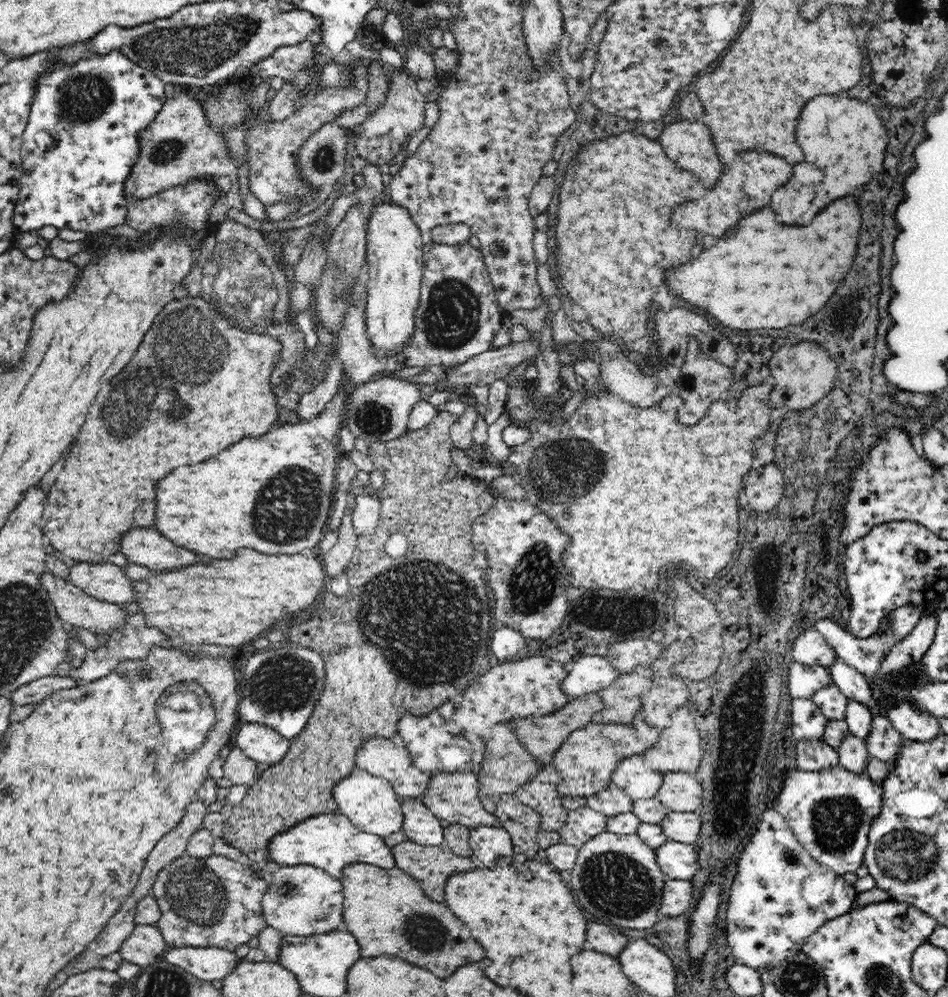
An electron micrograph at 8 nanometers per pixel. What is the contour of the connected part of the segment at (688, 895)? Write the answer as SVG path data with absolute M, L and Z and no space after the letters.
M665 880L661 885L661 902L659 912L661 916L682 916L694 902L692 883L685 880Z

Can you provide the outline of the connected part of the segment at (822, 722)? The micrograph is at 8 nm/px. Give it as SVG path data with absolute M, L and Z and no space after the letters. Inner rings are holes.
M811 699L792 700L792 732L796 740L823 738L827 719Z

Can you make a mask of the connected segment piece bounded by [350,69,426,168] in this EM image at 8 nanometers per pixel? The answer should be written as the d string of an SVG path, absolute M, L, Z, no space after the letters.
M406 69L400 74L394 74L386 96L386 104L362 126L354 127L350 131L359 156L366 158L373 165L384 168L399 159L408 138L424 126L424 106L426 106L424 99L425 95L422 95L416 87L415 78L410 78Z

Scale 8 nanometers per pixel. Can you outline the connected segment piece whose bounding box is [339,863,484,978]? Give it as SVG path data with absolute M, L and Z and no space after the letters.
M354 863L345 865L341 869L341 876L339 881L342 884L341 890L344 891L341 918L346 922L348 932L358 938L364 958L380 954L400 956L406 962L426 968L440 978L450 976L460 966L484 958L480 946L476 946L474 952L474 940L470 940L468 934L466 934L468 940L452 938L460 936L460 930L464 932L466 928L450 912L450 908L446 908L446 904L432 902L420 888L420 883L398 867L384 869L373 864Z

